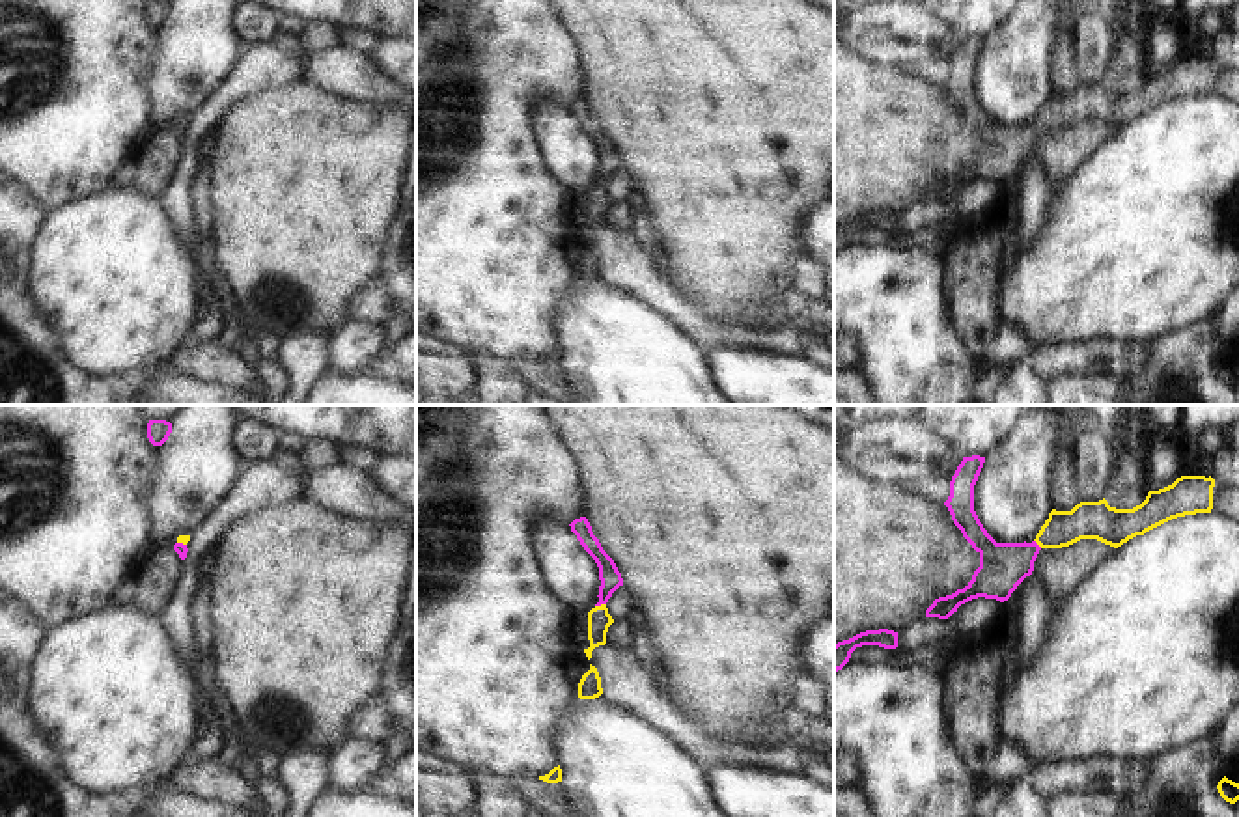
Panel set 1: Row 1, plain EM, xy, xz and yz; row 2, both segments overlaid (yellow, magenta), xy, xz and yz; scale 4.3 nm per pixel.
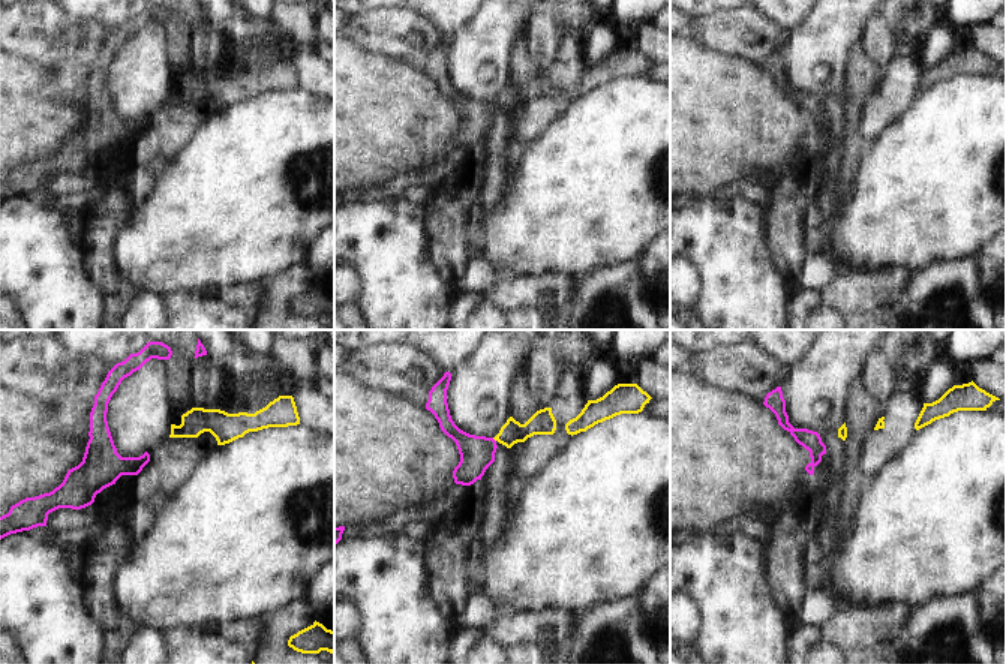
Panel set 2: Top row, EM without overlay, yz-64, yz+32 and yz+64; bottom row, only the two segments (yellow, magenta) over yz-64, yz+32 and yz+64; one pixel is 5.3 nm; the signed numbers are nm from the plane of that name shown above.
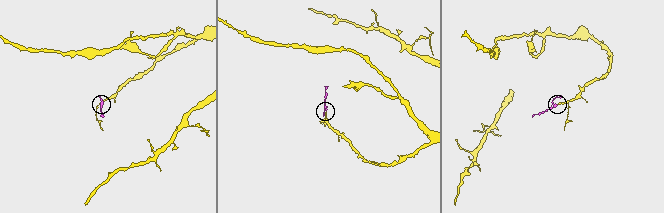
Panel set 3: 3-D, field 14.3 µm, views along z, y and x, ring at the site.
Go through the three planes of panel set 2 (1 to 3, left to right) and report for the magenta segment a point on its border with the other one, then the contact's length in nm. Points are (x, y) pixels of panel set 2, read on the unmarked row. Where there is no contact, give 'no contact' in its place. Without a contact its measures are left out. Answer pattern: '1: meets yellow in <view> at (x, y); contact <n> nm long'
1: no contact
2: no contact
3: no contact

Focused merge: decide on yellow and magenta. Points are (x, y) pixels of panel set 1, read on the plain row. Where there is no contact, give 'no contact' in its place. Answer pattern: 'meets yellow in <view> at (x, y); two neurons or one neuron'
meets yellow in xz at (601, 187); one neuron

